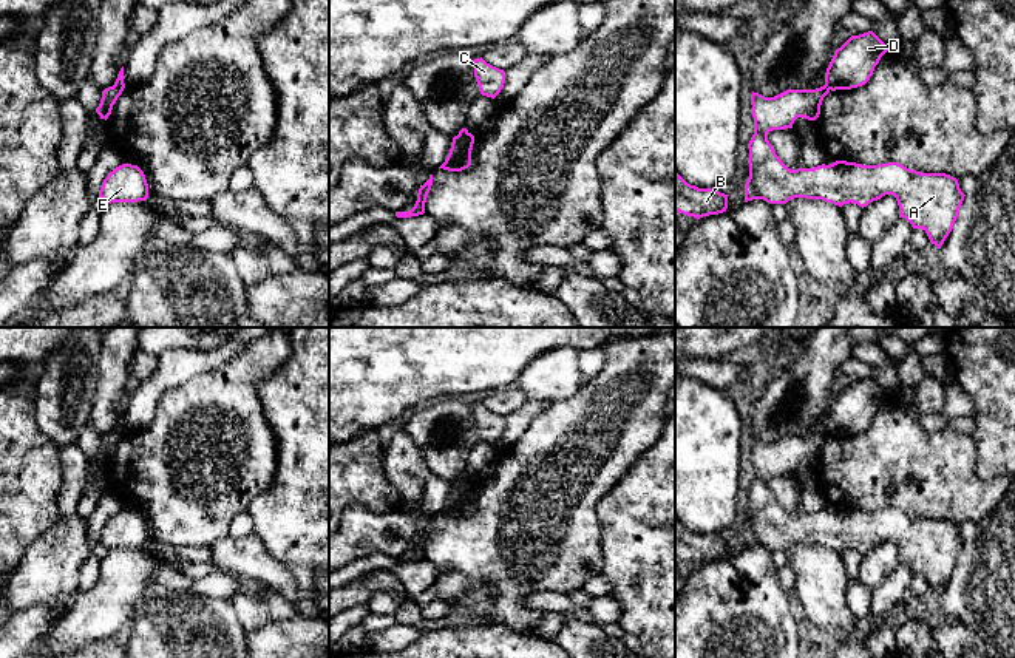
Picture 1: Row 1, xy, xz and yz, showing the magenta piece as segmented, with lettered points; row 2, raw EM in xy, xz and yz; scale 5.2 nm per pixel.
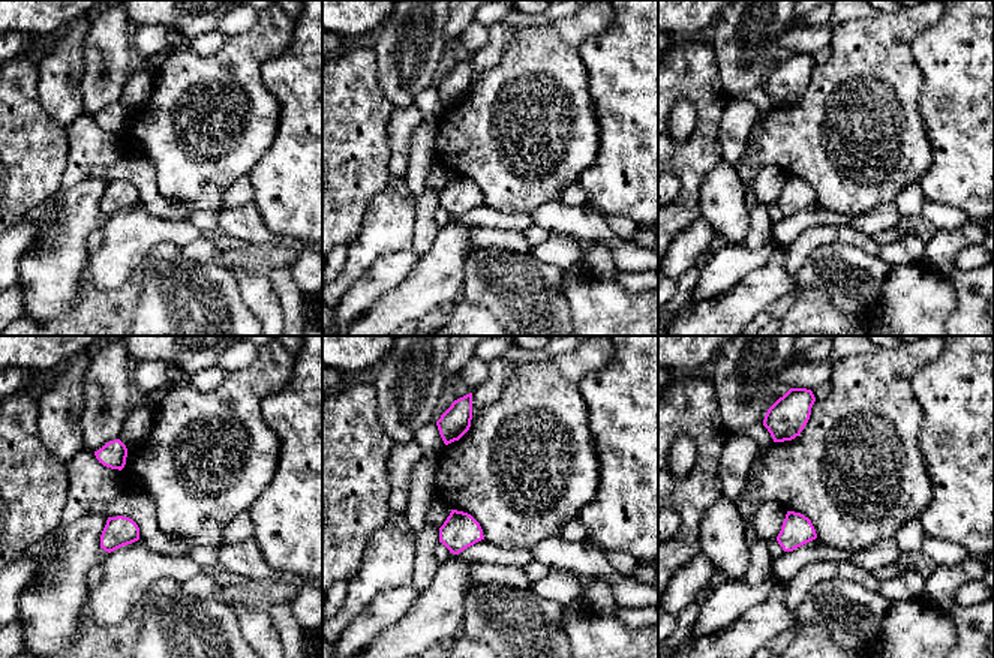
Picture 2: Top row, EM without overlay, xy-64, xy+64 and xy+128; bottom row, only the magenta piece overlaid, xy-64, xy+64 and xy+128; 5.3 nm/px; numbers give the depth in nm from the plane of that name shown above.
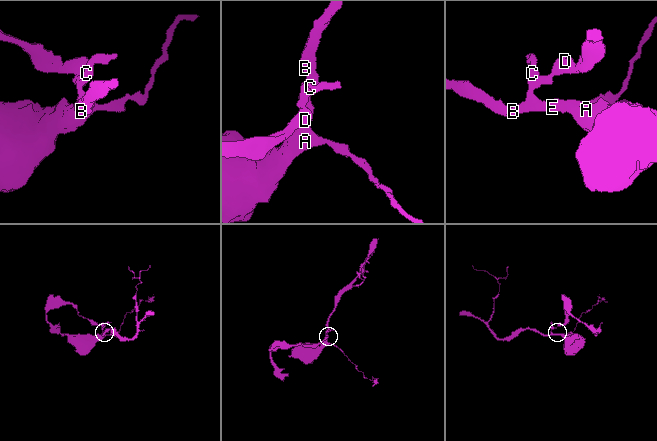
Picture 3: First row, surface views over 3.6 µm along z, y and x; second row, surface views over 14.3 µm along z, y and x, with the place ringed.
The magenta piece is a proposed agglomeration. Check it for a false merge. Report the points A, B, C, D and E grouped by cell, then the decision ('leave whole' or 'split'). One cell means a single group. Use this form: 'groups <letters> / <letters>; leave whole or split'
groups A B C E / D; split

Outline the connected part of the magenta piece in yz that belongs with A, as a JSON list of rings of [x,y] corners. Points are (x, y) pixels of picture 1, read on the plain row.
[[[827,431],[816,436],[786,436],[774,443],[765,443],[752,437],[754,480],[748,490],[749,524],[745,530],[745,548],[763,545],[769,550],[786,550],[794,544],[806,544],[822,545],[839,553],[851,548],[864,555],[885,541],[893,541],[899,551],[899,564],[905,564],[913,575],[922,575],[930,588],[941,595],[953,575],[966,542],[956,524],[945,519],[921,519],[898,508],[862,511],[836,507],[830,511],[822,510],[814,514],[791,516],[776,500],[768,487],[768,479],[793,474],[797,463],[816,466],[820,460],[822,446],[828,439],[830,434]]]

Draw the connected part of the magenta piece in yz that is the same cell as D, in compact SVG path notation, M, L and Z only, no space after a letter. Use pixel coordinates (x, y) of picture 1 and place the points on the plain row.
M873 377L851 382L834 402L825 419L825 431L831 436L851 436L865 431L874 412L890 395Z

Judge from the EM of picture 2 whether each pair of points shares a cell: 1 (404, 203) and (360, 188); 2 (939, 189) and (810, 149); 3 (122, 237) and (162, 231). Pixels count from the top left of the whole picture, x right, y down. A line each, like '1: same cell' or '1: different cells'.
1: different cells
2: different cells
3: same cell

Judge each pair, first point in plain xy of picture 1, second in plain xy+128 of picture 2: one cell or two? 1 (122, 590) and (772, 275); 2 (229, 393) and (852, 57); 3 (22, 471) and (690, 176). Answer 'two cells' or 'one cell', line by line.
1: one cell
2: one cell
3: one cell

